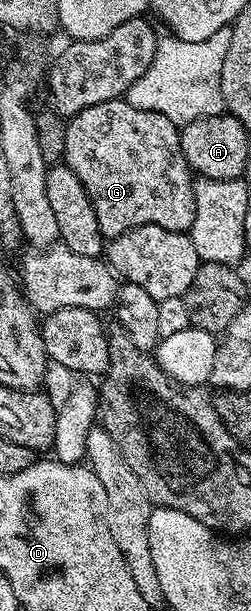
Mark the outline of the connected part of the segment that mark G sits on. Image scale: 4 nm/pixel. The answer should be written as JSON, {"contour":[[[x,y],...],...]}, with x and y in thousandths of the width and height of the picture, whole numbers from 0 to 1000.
{"contour":[[[478,160],[355,173],[279,191],[263,205],[251,262],[323,295],[323,304],[339,308],[339,318],[355,321],[355,331],[386,350],[386,370],[402,370],[414,390],[454,390],[498,383],[498,376],[582,367],[757,381],[777,355],[777,295],[721,245],[701,198],[610,180],[546,180],[546,173],[514,173],[502,162]]]}

